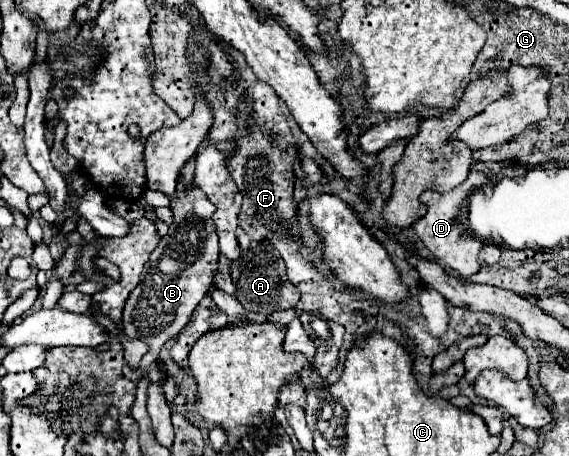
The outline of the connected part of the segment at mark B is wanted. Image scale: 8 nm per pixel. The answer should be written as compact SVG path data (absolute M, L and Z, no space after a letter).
M193 187L181 199L171 199L171 209L173 223L169 225L169 233L161 237L161 243L151 253L139 285L131 291L123 307L123 331L131 337L145 339L149 345L149 353L141 361L143 371L157 361L163 345L187 325L191 313L207 295L219 267L219 237L211 219L215 205L209 197Z

